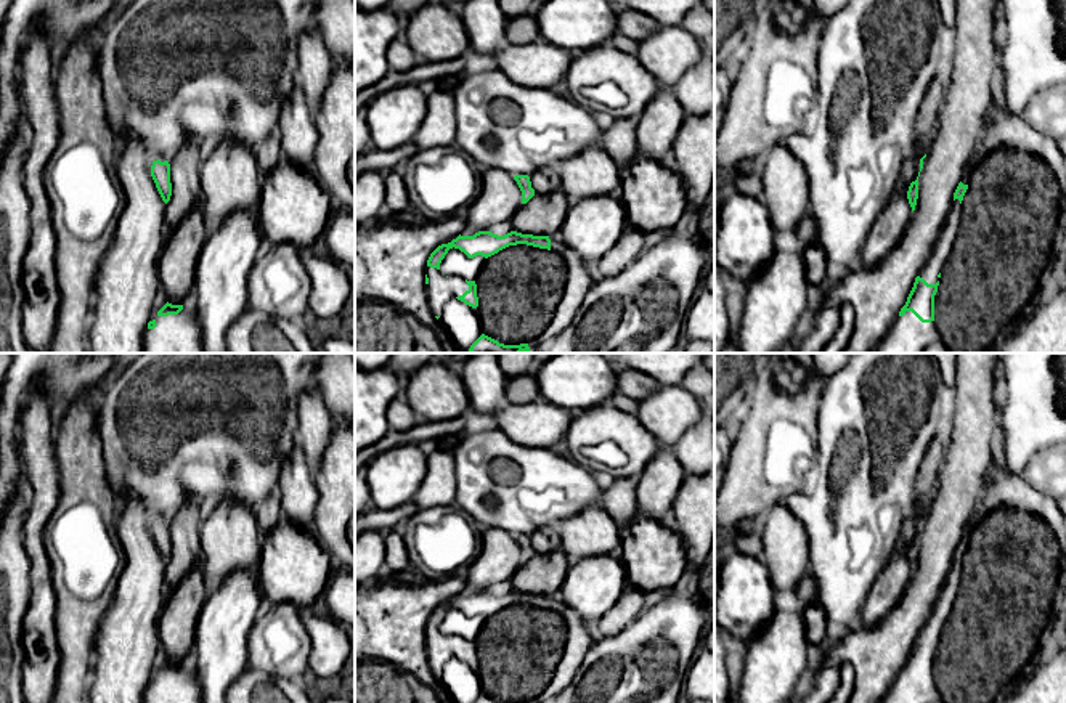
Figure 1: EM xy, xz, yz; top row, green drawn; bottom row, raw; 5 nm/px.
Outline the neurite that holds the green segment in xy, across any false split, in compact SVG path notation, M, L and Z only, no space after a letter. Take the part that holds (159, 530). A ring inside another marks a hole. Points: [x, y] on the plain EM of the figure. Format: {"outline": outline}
{"outline": "M159 518L151 525L151 536L156 542L156 547L167 563L172 555L172 542L170 542L170 523L167 520L161 522Z"}

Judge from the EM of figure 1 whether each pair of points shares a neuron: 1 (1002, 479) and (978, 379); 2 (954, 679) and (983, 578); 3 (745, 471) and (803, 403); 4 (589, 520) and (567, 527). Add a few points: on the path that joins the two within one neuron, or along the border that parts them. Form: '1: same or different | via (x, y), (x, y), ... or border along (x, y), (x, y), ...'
1: different | border along (997, 432), (992, 442), (992, 463), (984, 479)
2: same | via (965, 654), (983, 633), (983, 604)
3: same | via (748, 448), (753, 430), (781, 403)
4: same | via (585, 525), (572, 527)

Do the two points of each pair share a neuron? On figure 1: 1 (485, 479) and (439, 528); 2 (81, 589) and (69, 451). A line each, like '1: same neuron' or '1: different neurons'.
1: different neurons
2: same neuron

